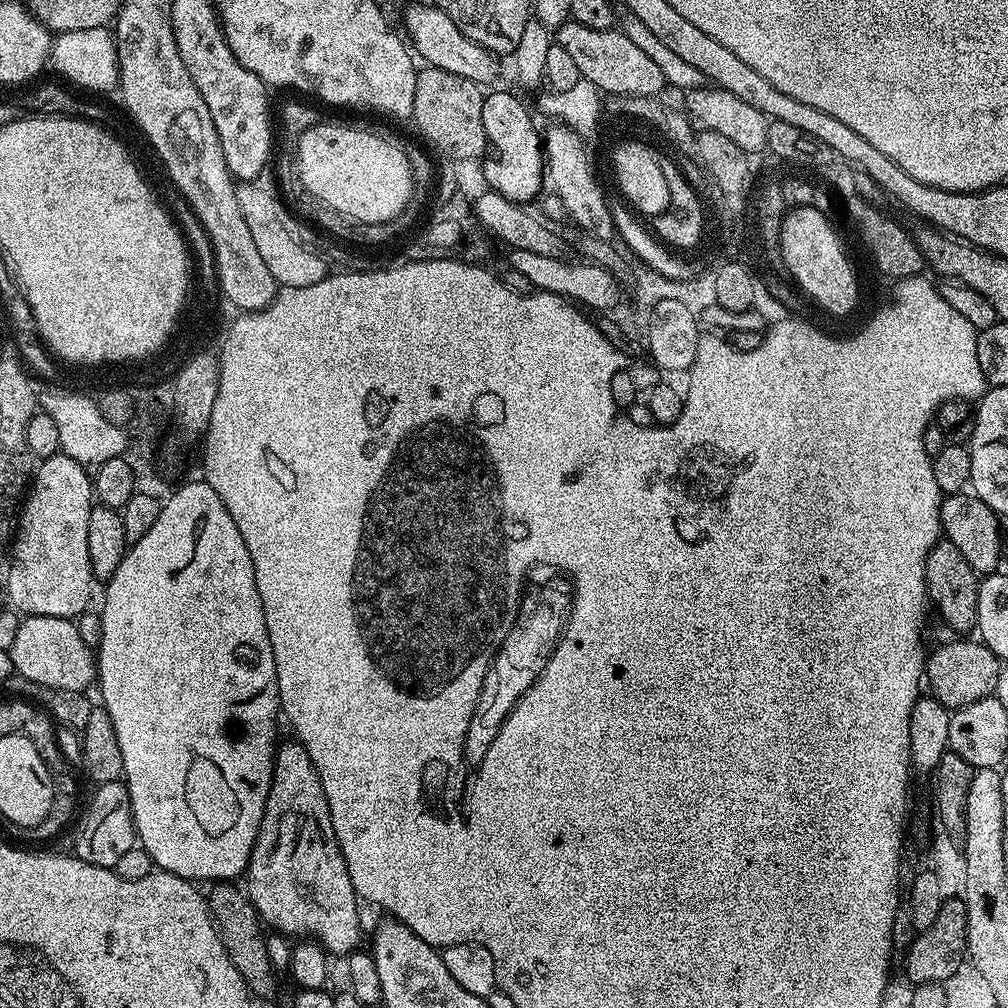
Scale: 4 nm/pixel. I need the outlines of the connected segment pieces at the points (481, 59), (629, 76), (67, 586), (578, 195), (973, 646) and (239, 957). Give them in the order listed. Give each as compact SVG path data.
M435 3L410 5L404 12L404 28L406 36L408 31L407 39L415 55L421 61L424 59L423 63L429 68L450 70L450 74L470 78L481 86L487 86L500 72L499 66L496 65L497 53L478 46L478 42L470 42L470 38L466 38L466 34L462 34L462 30L458 30L458 26L454 26L454 22L450 22L447 14L437 8Z
M569 19L568 23L555 29L555 43L568 51L578 66L581 77L592 83L601 93L609 92L613 98L622 96L654 96L666 85L660 64L640 44L635 44L619 30L590 30Z
M57 454L39 461L26 499L18 512L18 527L14 532L14 543L10 548L12 565L8 568L7 603L24 616L49 616L72 620L89 611L92 600L94 577L90 566L90 549L86 534L90 527L90 510L94 503L94 480L89 469L74 462L74 458Z
M556 126L543 133L542 151L546 161L546 176L552 180L551 191L562 200L568 211L567 219L580 227L581 233L588 233L594 238L611 241L614 229L611 211L608 208L609 197L604 197L600 184L596 181L596 172L588 161L588 152L584 149L585 142L580 133L567 126Z
M952 638L949 644L944 644L936 649L926 660L926 684L930 687L931 695L935 696L938 702L942 702L945 708L955 710L962 706L970 706L970 702L978 702L982 698L993 695L998 684L998 672L1001 661L993 654L986 645L981 644L976 638Z
M228 882L215 883L211 887L213 890L208 900L209 908L213 920L220 928L220 936L223 938L227 956L247 983L249 992L257 999L268 998L276 990L276 980L272 976L272 962L268 958L268 946L262 932L264 931L262 921L247 895L241 889L239 892L234 887L236 886Z

